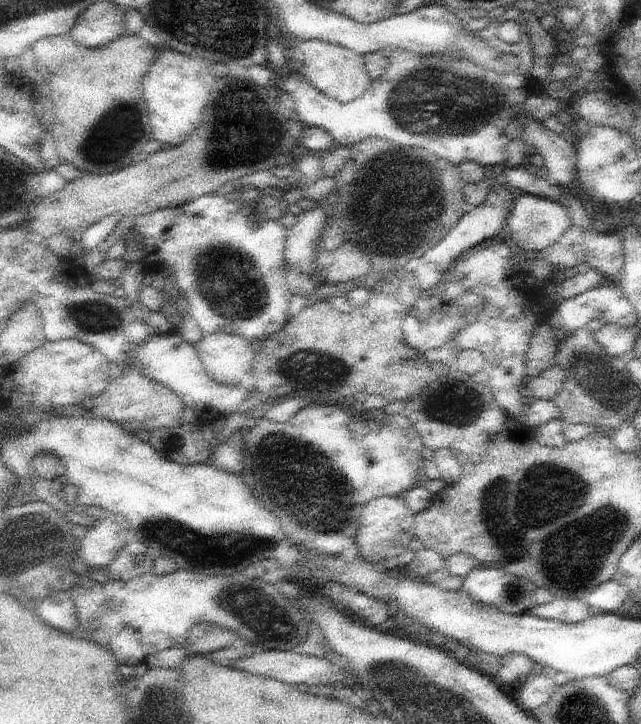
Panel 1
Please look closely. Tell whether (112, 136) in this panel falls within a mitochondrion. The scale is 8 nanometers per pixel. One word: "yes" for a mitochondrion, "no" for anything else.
yes

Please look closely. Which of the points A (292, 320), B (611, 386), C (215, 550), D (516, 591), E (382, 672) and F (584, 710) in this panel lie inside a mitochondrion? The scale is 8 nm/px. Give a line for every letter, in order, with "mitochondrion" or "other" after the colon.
A: other
B: mitochondrion
C: mitochondrion
D: mitochondrion
E: mitochondrion
F: mitochondrion

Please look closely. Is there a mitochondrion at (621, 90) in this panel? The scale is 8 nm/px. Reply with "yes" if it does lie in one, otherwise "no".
no

